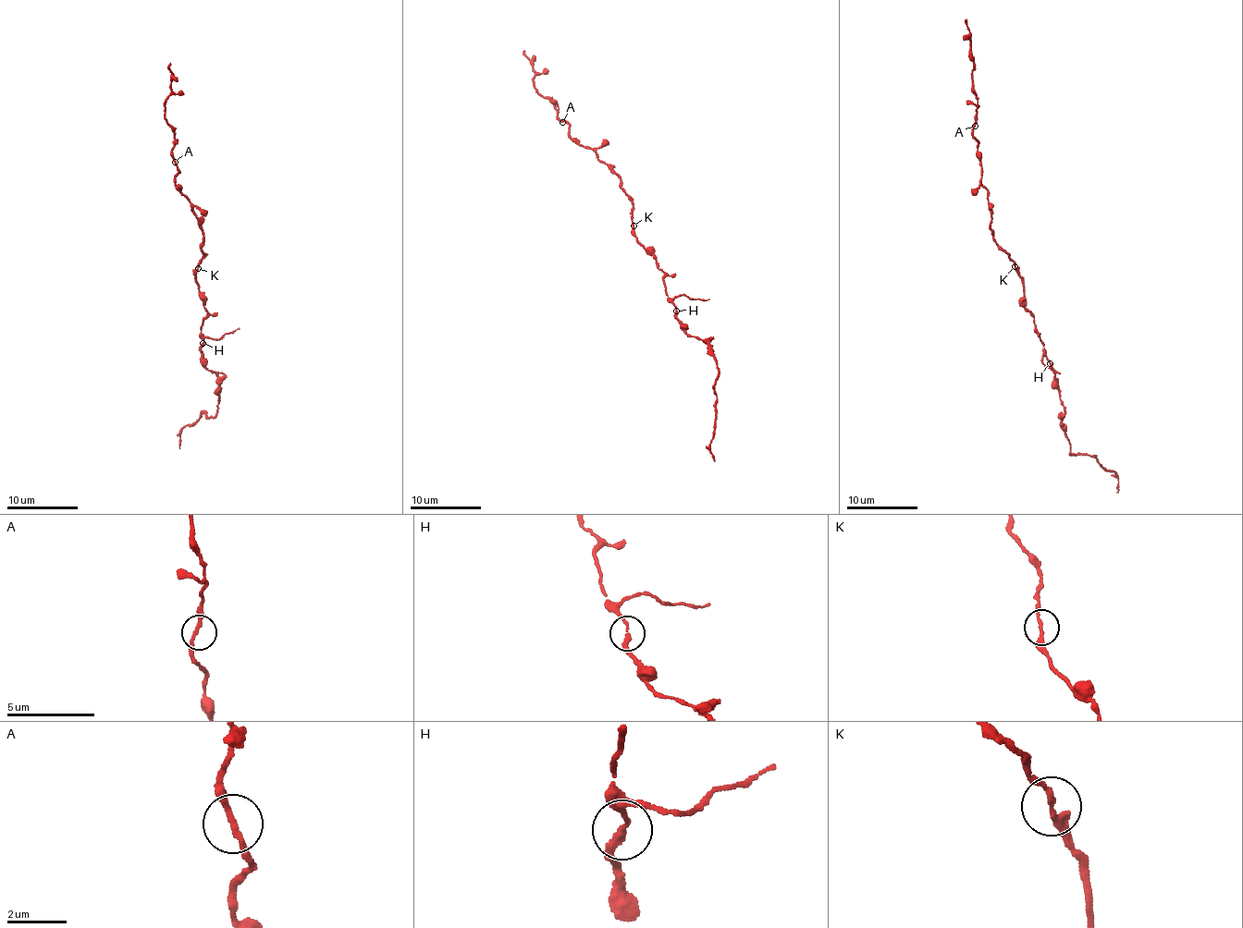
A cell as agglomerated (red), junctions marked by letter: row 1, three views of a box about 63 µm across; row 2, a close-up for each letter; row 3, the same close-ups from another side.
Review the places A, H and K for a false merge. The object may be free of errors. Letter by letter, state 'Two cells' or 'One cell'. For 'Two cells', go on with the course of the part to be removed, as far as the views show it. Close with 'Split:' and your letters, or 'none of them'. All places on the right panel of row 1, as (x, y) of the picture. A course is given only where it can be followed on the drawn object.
A: One cell
H: One cell
K: One cell
Split: none of them

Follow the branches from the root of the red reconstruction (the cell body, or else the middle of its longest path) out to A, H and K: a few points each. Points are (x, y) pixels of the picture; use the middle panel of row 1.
A: (636, 239), (631, 198), (618, 174), (590, 146), (573, 140), (562, 122)
H: (636, 239), (646, 252), (653, 255), (658, 270), (663, 272), (668, 298), (675, 311)
K: (636, 239), (633, 225)

